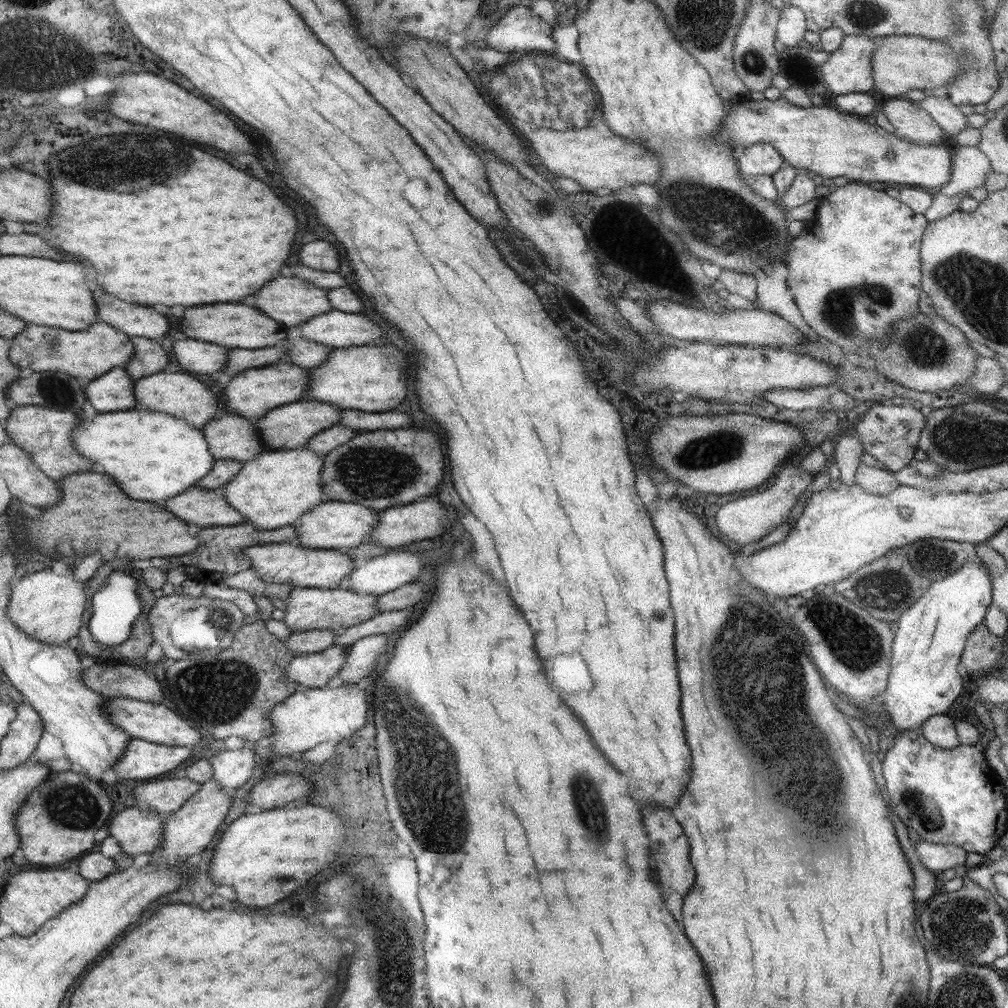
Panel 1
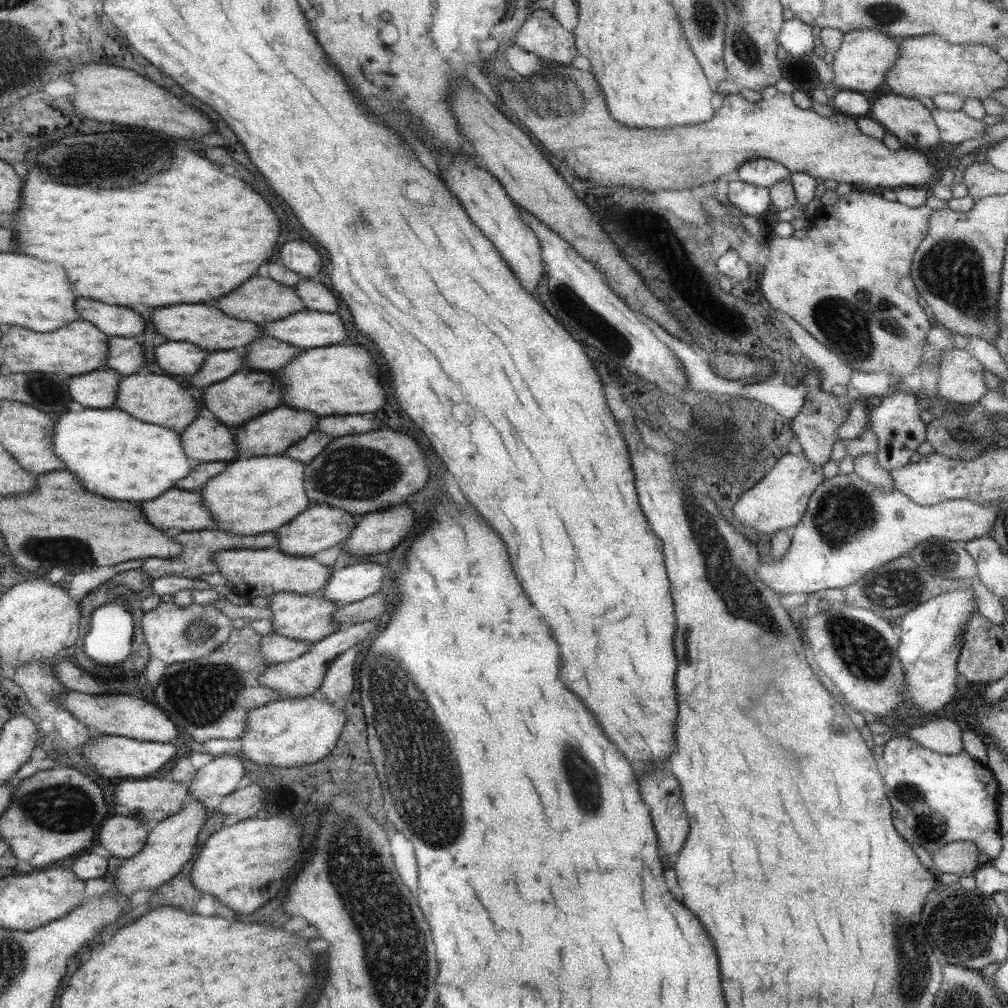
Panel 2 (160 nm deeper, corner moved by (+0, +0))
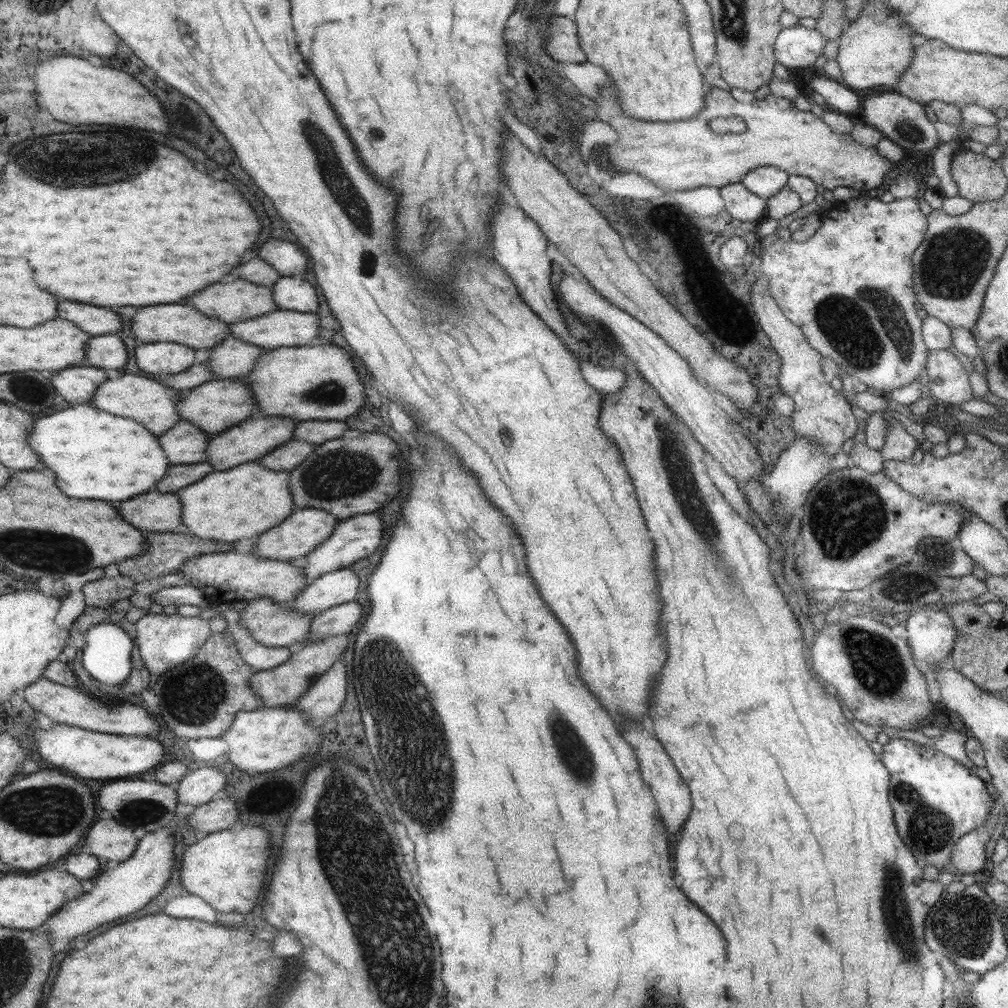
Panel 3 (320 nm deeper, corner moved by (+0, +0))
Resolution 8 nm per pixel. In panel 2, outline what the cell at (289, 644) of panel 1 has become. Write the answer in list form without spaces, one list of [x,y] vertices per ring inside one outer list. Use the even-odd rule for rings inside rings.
[[[274,633],[261,635],[258,641],[259,653],[261,653],[263,660],[269,664],[299,658],[299,655],[311,650],[309,646],[313,646],[313,644],[304,640],[289,640]]]

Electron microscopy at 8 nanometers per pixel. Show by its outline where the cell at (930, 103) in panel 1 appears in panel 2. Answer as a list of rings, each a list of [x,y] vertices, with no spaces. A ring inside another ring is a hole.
[[[930,110],[938,128],[940,140],[959,145],[965,140],[977,140],[985,135],[986,124],[981,119],[973,119],[961,110]]]

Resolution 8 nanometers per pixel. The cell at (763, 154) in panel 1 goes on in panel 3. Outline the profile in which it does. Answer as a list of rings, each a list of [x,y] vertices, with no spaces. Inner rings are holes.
[[[759,166],[747,172],[740,183],[749,191],[765,200],[786,186],[788,174],[773,166]]]

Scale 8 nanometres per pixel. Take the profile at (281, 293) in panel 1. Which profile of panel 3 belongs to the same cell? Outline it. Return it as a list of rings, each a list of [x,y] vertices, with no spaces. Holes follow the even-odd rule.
[[[235,280],[231,284],[209,284],[203,290],[187,296],[181,300],[183,304],[193,306],[197,312],[209,318],[219,318],[223,322],[236,323],[248,318],[258,317],[262,314],[274,311],[276,304],[272,299],[272,292],[269,286],[255,286],[245,280]]]

